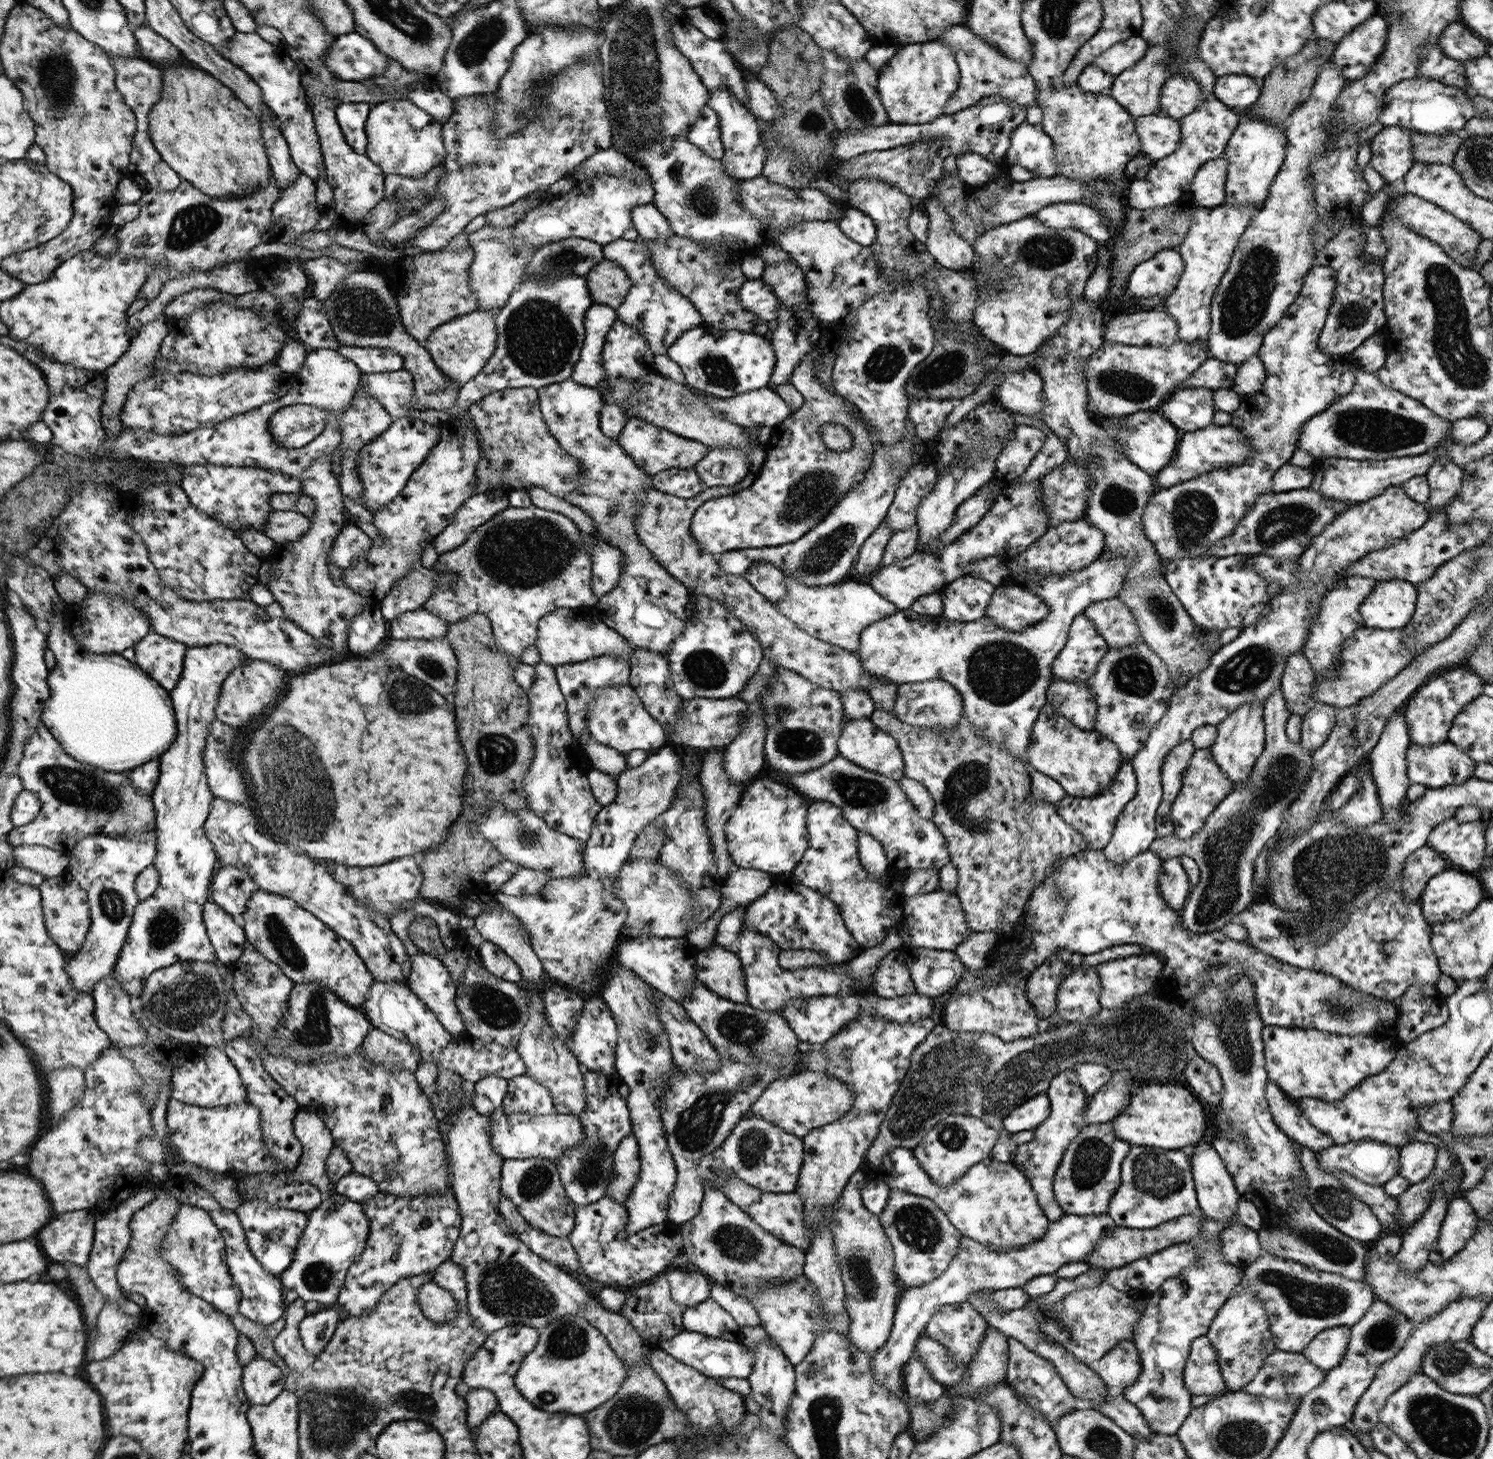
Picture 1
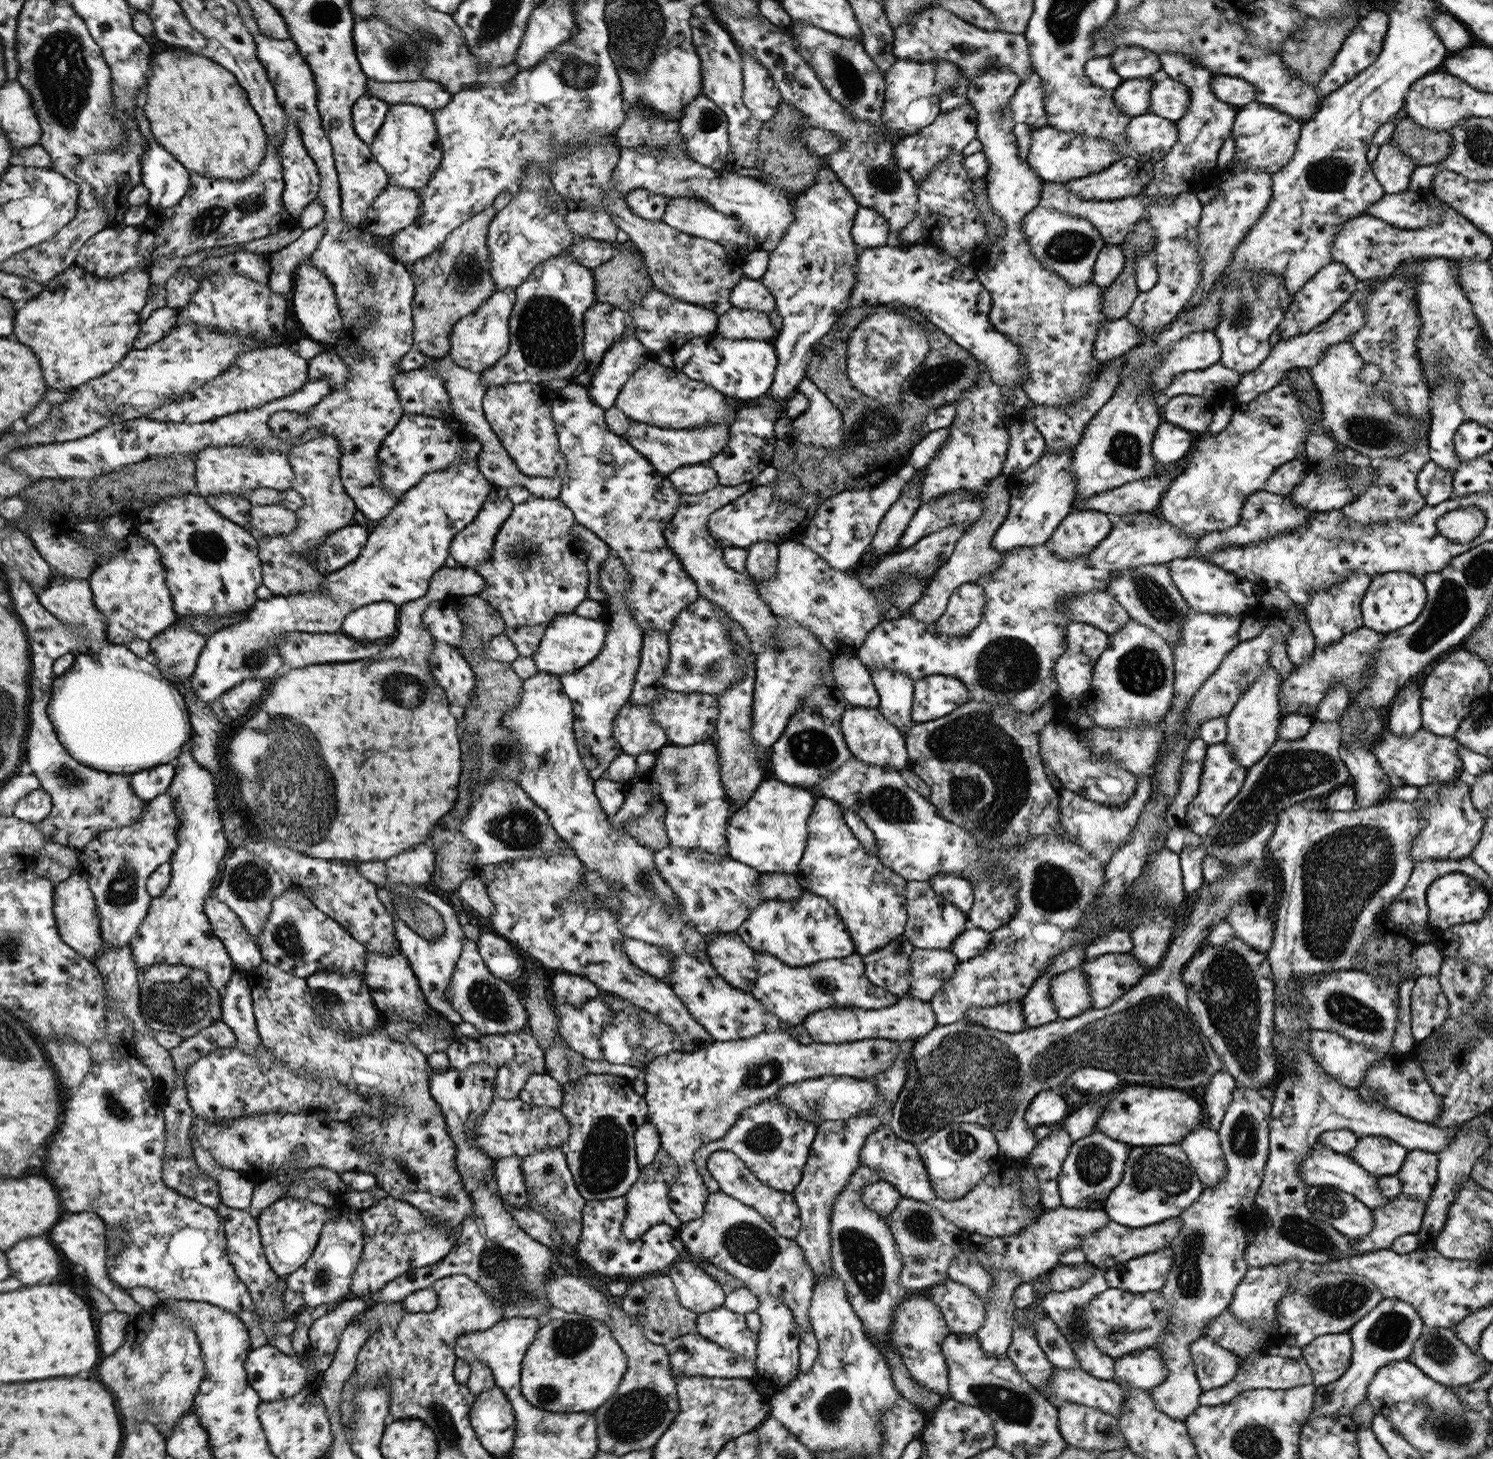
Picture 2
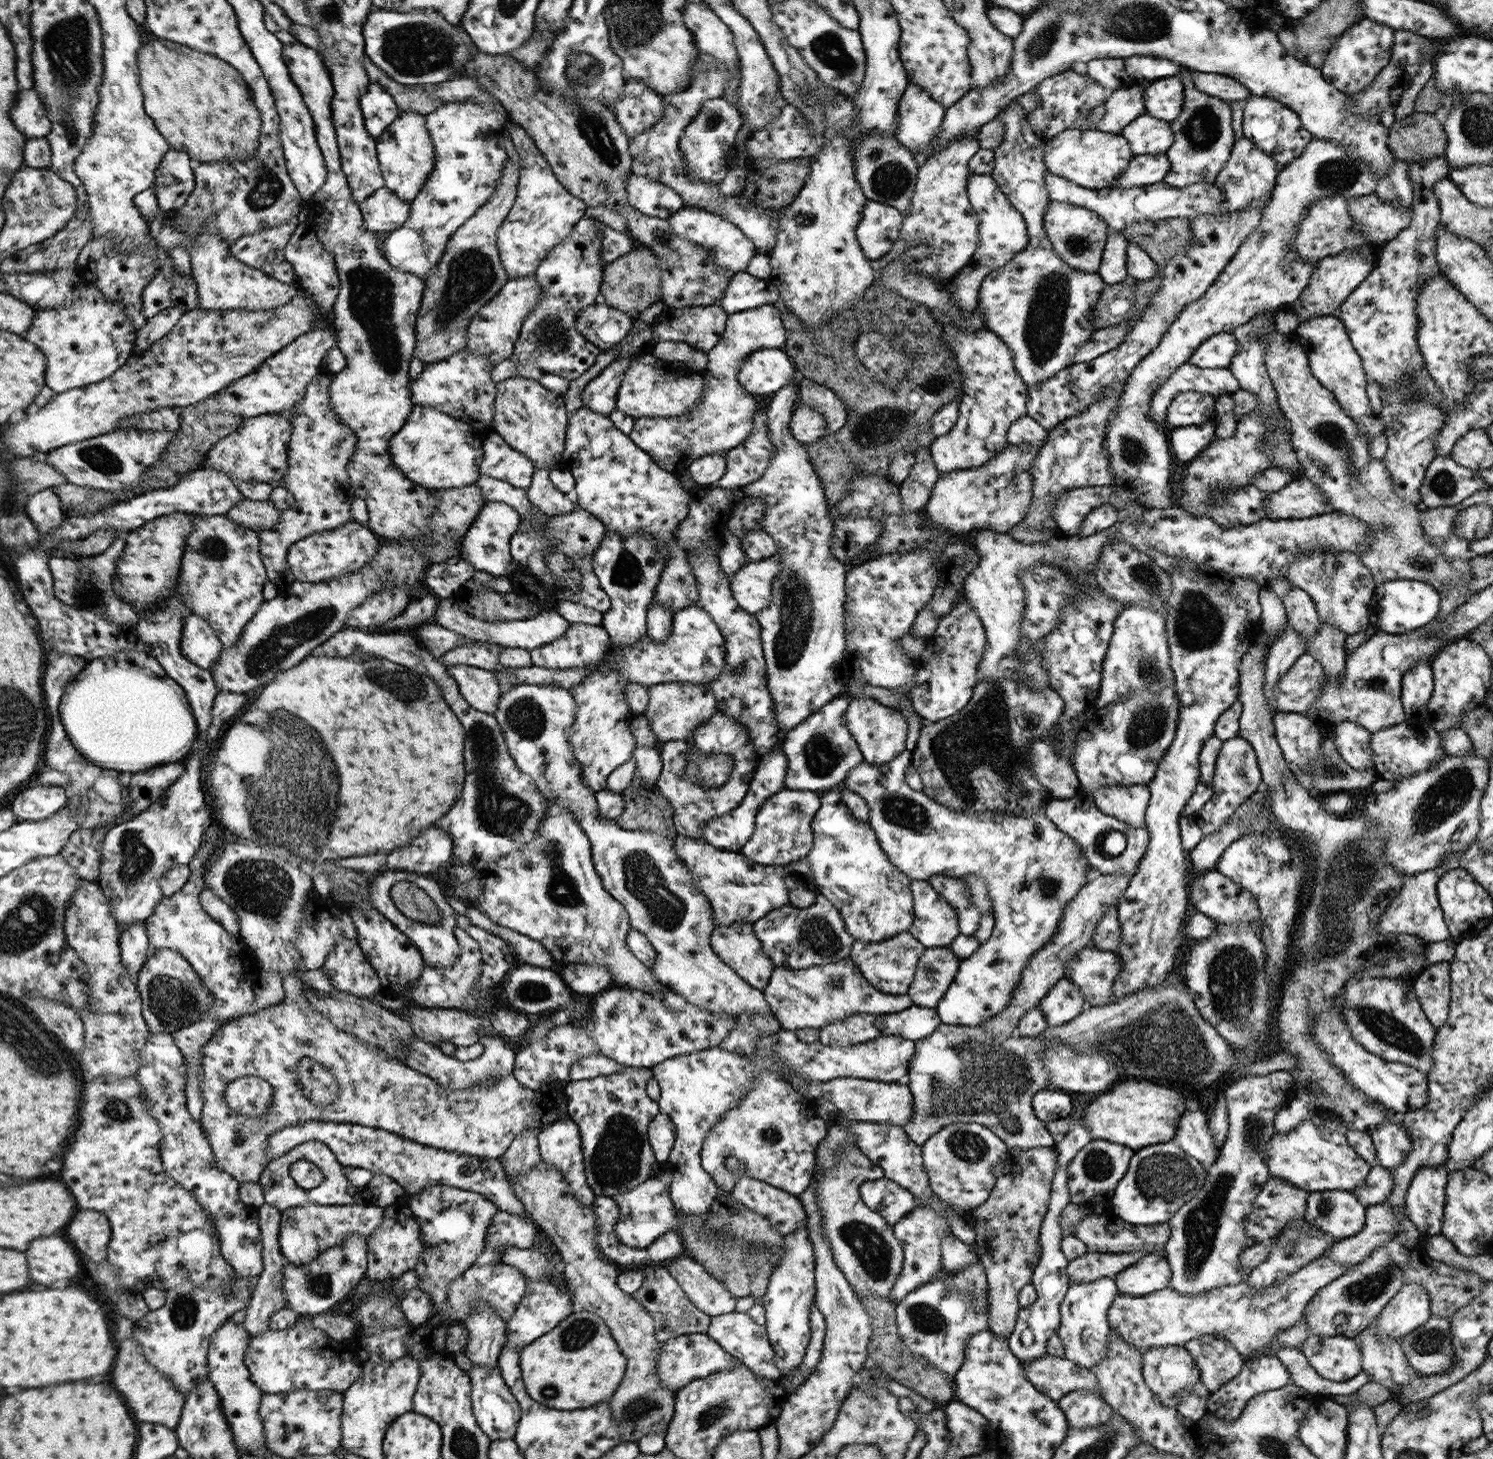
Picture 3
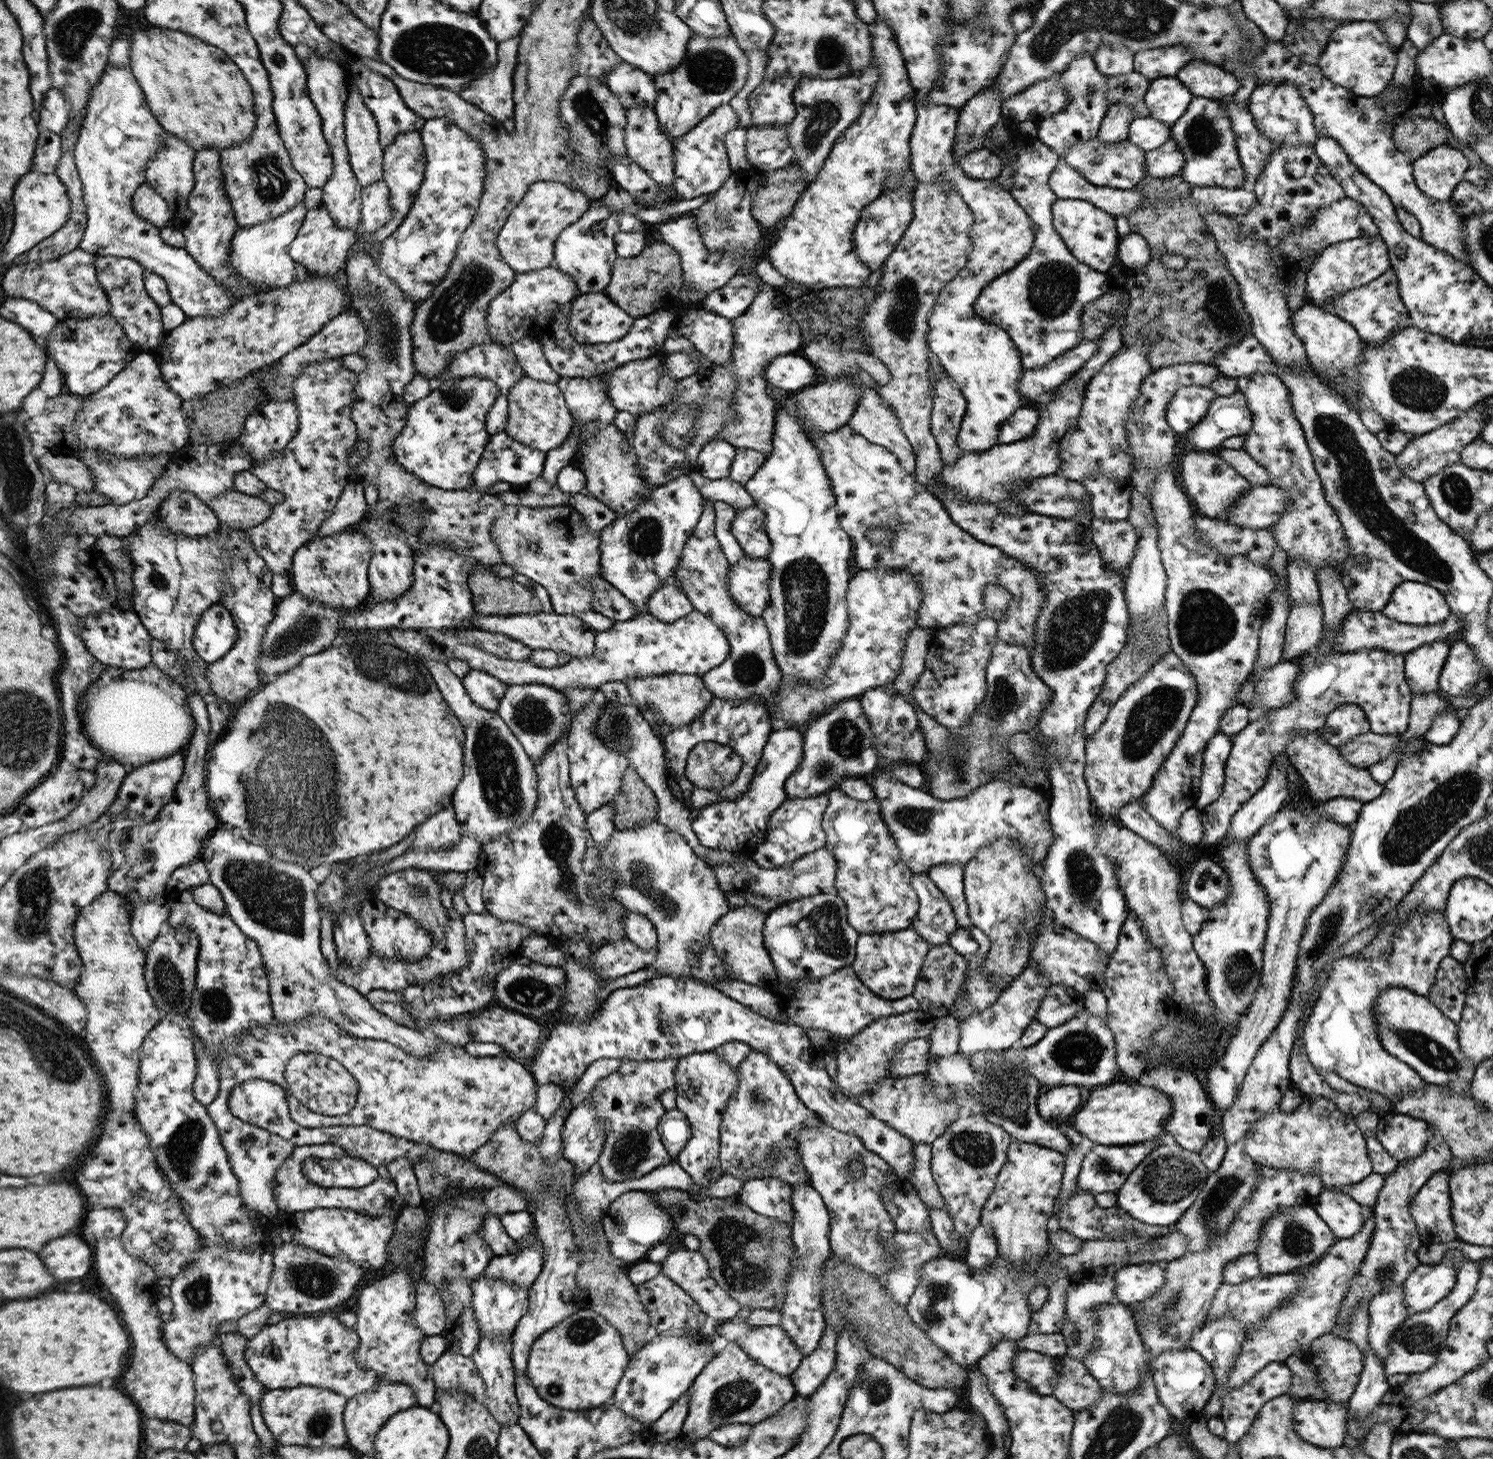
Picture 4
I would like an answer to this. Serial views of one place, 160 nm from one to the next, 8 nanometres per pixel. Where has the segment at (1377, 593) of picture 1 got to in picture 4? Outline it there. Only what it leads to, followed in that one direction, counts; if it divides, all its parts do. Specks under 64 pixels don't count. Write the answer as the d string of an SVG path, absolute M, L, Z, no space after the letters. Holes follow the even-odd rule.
M1408 580L1394 588L1381 612L1401 624L1416 626L1440 624L1452 614L1440 591L1428 584Z

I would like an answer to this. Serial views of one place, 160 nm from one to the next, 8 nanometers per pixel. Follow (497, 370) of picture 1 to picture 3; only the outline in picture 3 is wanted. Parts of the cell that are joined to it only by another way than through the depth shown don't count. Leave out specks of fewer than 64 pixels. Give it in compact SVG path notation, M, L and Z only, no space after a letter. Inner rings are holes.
M597 218L580 219L571 236L554 248L534 272L542 292L533 311L523 320L513 353L509 356L517 368L518 377L539 381L544 374L554 372L570 382L582 376L602 352L602 348L580 334L577 319L579 312L598 302L602 294L602 236L606 228L605 223Z

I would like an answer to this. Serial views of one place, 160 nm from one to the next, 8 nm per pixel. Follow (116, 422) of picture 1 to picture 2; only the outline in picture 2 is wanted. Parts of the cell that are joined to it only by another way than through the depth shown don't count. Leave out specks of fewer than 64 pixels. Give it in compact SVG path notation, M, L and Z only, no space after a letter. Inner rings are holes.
M164 306L155 310L145 321L142 321L142 330L135 340L135 349L144 350L162 340L178 324L178 308Z

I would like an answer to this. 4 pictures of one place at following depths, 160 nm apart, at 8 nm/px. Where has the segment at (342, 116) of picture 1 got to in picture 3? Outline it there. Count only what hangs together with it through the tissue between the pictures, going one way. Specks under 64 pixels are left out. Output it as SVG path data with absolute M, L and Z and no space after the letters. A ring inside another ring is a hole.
M377 82L370 84L367 94L362 98L362 110L368 133L374 138L379 138L390 130L401 113L395 98Z

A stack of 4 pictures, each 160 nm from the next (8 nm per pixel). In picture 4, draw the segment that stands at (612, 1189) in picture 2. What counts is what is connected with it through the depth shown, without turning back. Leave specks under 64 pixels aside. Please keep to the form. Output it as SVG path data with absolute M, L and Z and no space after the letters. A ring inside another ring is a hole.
M668 1058L654 1061L624 1060L620 1069L608 1079L598 1080L592 1090L592 1103L596 1116L606 1127L606 1140L597 1167L608 1182L626 1182L648 1174L659 1166L676 1162L662 1144L658 1133L661 1116L667 1111L660 1101L664 1090L676 1088L674 1072L680 1059Z

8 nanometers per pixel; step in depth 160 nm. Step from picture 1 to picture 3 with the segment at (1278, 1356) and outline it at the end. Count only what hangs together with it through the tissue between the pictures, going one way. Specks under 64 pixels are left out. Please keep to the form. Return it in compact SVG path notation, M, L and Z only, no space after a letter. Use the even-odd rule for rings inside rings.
M1276 1356L1260 1357L1245 1361L1241 1371L1232 1380L1223 1384L1216 1392L1210 1393L1207 1400L1207 1409L1216 1417L1227 1420L1236 1420L1242 1413L1248 1400L1268 1390L1278 1390L1292 1382L1290 1371Z

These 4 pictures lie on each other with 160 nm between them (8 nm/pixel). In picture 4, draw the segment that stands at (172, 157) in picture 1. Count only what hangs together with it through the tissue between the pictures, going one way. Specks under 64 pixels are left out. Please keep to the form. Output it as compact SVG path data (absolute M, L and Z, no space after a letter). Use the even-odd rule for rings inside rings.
M154 26L148 30L128 32L128 38L131 42L131 68L146 94L147 104L156 121L169 134L186 141L196 151L212 148L222 151L244 143L252 136L256 128L254 90L239 65L232 62L220 48L214 48L186 32Z

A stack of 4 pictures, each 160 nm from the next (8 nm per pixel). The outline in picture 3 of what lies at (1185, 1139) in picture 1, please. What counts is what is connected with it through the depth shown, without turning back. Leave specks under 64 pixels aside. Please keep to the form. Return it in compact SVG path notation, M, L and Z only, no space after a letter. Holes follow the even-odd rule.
M1118 1084L1112 1092L1098 1096L1098 1100L1086 1108L1084 1124L1090 1130L1093 1139L1112 1140L1112 1143L1122 1144L1137 1151L1149 1145L1166 1143L1174 1138L1180 1116L1188 1108L1188 1102L1184 1098L1187 1096L1180 1096L1174 1090L1156 1084Z

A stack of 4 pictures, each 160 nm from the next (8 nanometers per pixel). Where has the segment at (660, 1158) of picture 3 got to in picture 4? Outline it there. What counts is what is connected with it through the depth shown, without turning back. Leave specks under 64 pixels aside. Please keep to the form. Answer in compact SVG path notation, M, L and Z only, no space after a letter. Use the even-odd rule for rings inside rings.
M677 1109L667 1111L660 1121L658 1133L662 1134L662 1144L665 1145L667 1154L676 1159L677 1154L692 1138L692 1127L686 1115Z

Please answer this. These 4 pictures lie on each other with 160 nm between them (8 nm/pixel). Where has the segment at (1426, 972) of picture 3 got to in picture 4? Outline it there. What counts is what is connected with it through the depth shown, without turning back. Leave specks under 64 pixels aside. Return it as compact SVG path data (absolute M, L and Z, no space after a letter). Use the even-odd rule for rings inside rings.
M1448 954L1440 961L1435 983L1427 997L1444 1013L1444 1016L1457 1023L1464 1008L1467 986L1463 963Z

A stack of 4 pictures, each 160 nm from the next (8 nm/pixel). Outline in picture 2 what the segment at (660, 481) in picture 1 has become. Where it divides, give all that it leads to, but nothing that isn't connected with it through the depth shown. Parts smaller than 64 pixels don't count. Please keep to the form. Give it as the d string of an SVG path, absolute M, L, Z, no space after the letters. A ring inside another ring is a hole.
M708 463L687 465L667 477L681 494L702 494L719 485L719 477Z

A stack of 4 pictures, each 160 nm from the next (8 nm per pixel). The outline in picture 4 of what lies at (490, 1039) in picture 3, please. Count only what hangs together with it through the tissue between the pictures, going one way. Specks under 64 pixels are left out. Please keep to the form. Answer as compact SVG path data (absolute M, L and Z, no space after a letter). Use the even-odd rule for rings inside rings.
M222 825L216 828L210 833L210 836L205 841L201 858L206 864L208 864L207 869L210 874L209 882L214 886L219 888L220 894L222 895L223 901L226 907L226 917L234 921L234 924L239 925L244 933L251 937L254 942L257 942L260 949L260 954L263 957L263 963L266 965L267 976L270 978L270 995L271 1004L274 1006L274 1020L276 1022L280 1021L283 1023L293 1023L295 1020L302 1020L302 1017L307 1017L312 1013L320 1013L323 1017L331 1020L333 1023L340 1025L343 1029L346 1029L352 1036L360 1038L371 1038L374 1040L386 1040L390 1044L399 1045L404 1052L415 1056L416 1058L424 1059L425 1056L431 1056L437 1051L438 1042L437 1039L433 1038L431 1035L414 1030L397 1022L394 1022L391 1018L388 1018L385 1014L378 1012L371 1003L369 1003L363 994L360 994L355 988L340 982L335 979L330 973L330 967L328 966L328 961L324 959L322 951L320 951L320 914L321 906L319 905L319 900L317 897L317 888L319 883L310 875L310 873L304 869L300 864L294 864L292 862L284 862L274 858L264 847L252 844L242 837L237 835L237 831L228 831L225 826Z

